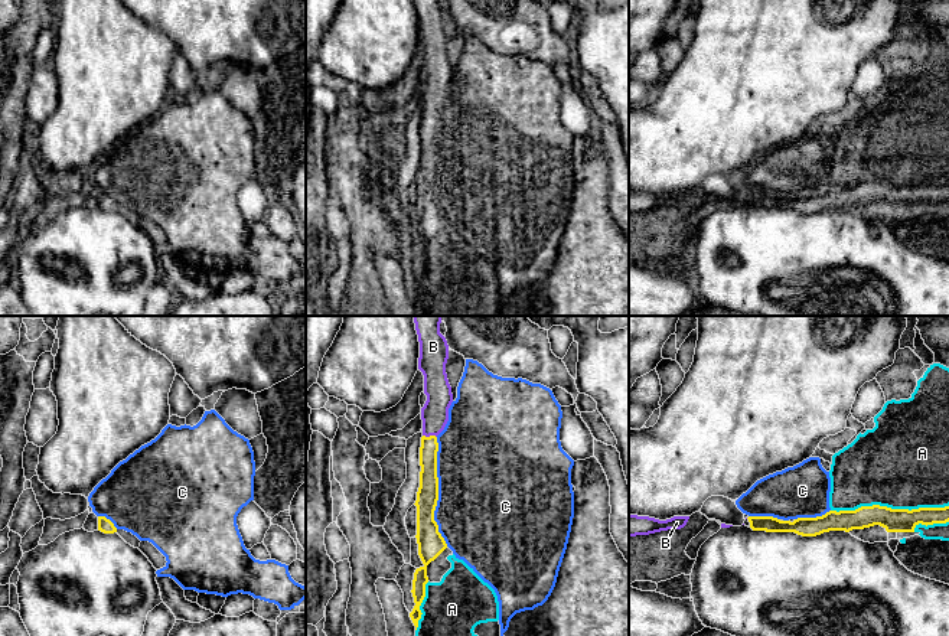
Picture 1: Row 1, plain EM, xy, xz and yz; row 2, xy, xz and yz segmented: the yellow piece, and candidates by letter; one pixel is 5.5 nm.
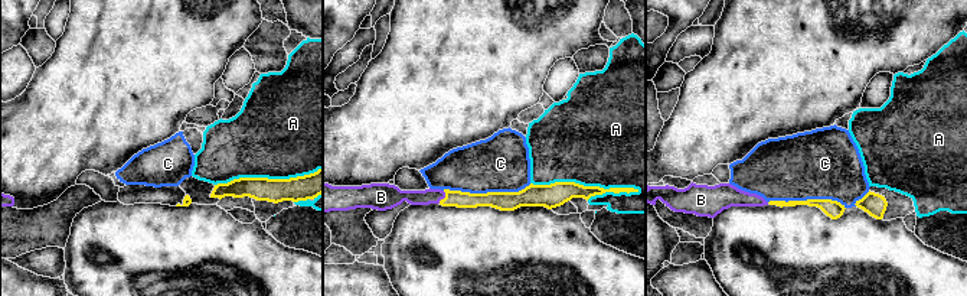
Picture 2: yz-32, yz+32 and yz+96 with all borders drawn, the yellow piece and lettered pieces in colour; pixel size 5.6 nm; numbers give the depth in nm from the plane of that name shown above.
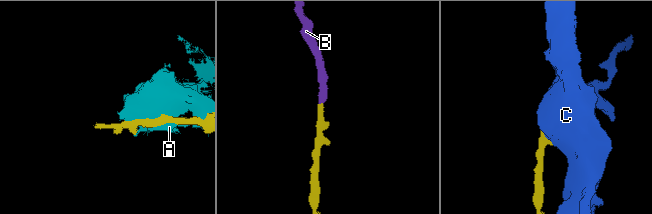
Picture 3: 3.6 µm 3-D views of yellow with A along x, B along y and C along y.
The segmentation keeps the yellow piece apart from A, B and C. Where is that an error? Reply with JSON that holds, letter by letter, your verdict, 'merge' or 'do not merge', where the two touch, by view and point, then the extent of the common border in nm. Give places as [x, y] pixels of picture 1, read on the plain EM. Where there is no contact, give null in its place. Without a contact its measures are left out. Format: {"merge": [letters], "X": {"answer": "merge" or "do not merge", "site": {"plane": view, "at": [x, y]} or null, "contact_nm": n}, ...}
{"merge": ["B"], "A": {"answer": "do not merge", "site": {"plane": "yz", "at": [889, 185]}, "contact_nm": 650}, "B": {"answer": "merge", "site": {"plane": "xz", "at": [430, 113]}, "contact_nm": 80}, "C": {"answer": "do not merge", "site": {"plane": "xz", "at": [437, 169]}, "contact_nm": 600}}

